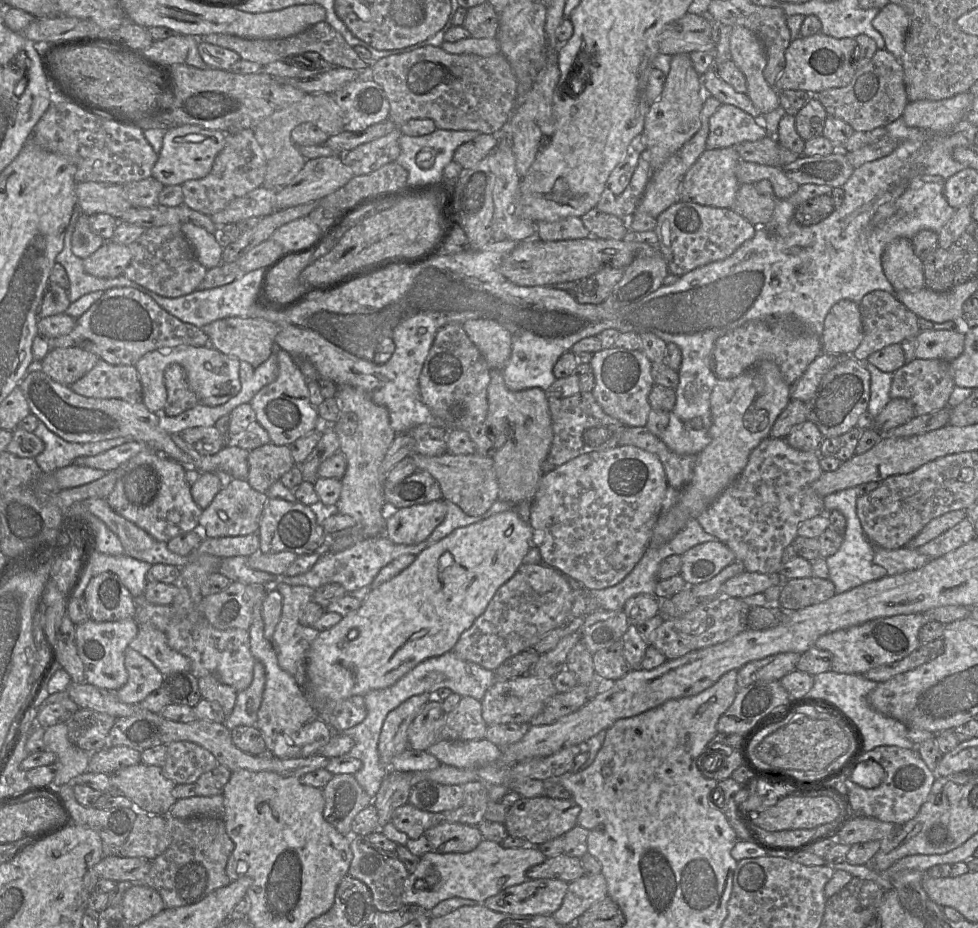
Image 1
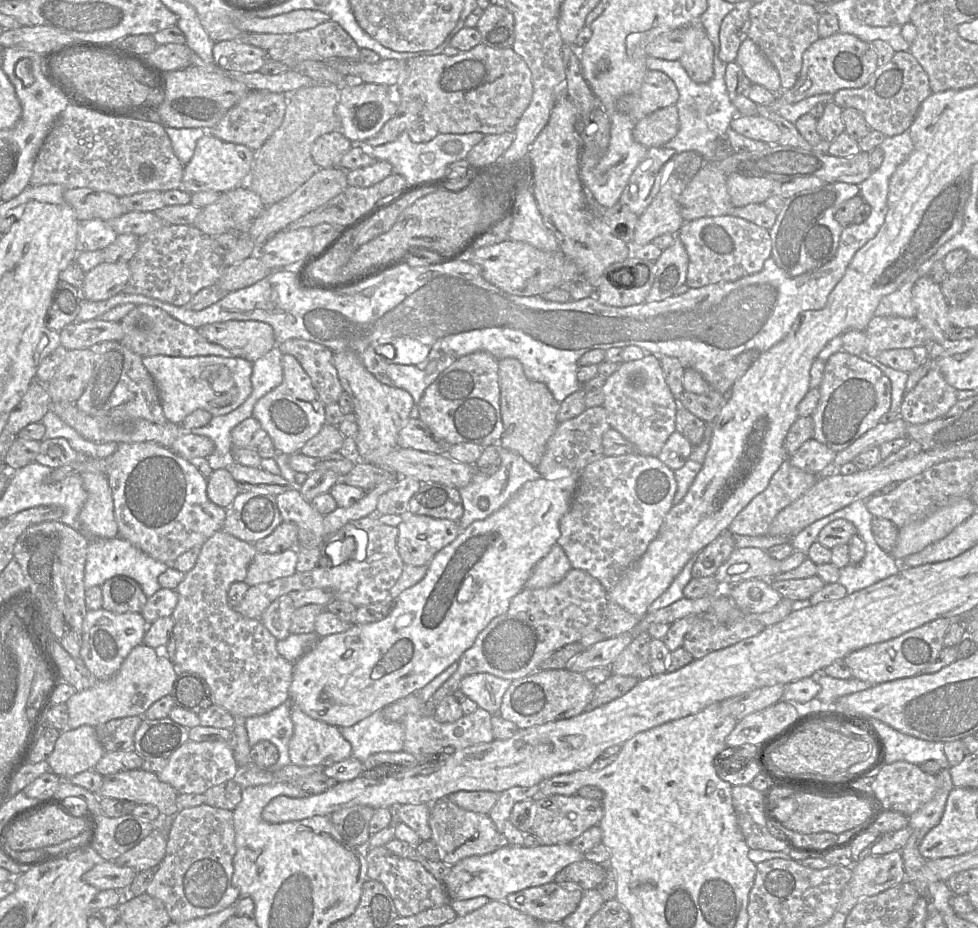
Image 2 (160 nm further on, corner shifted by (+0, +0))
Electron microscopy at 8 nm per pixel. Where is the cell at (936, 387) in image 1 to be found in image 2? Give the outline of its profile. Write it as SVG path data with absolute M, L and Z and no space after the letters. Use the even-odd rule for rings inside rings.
M934 365L929 372L919 380L910 392L905 392L901 406L901 418L908 424L923 424L945 415L958 401L958 390L952 387Z

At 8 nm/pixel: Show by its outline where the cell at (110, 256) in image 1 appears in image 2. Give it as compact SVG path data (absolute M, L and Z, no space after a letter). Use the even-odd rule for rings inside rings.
M103 261L85 273L82 285L83 297L89 301L102 301L123 292L131 270L128 262Z

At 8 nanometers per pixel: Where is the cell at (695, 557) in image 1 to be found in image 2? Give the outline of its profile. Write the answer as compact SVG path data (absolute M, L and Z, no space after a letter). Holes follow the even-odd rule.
M736 547L714 577L723 587L755 578L770 580L781 572L795 569L805 559L806 555L799 550L794 550L783 560L777 560L761 548Z

